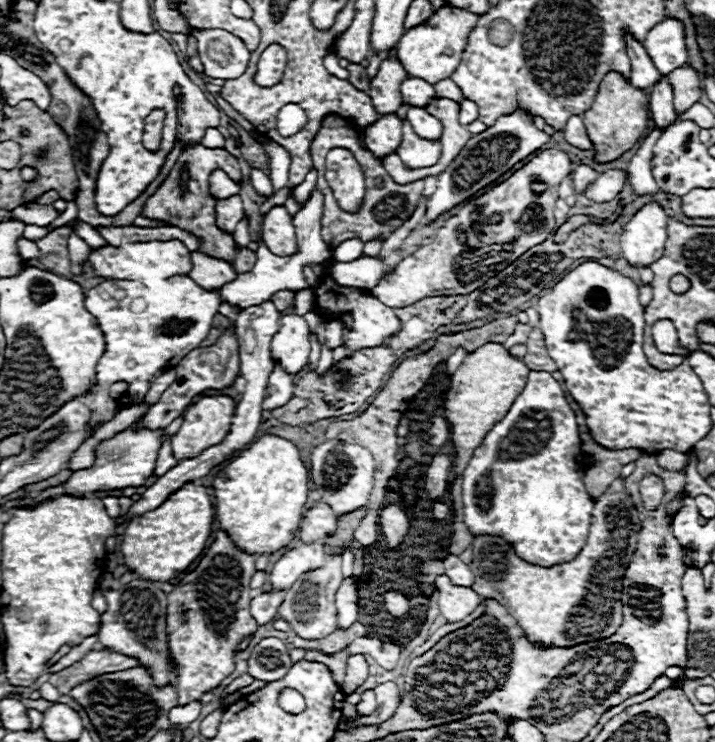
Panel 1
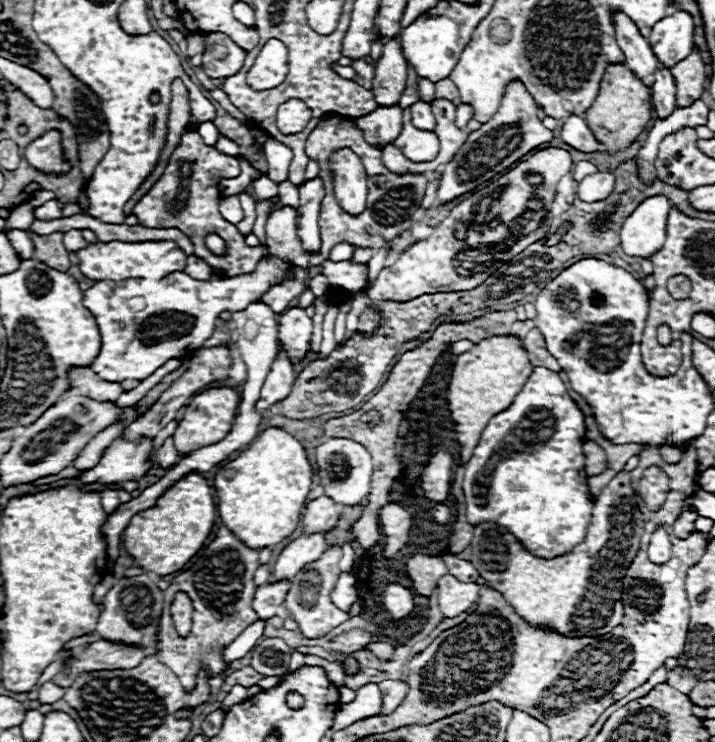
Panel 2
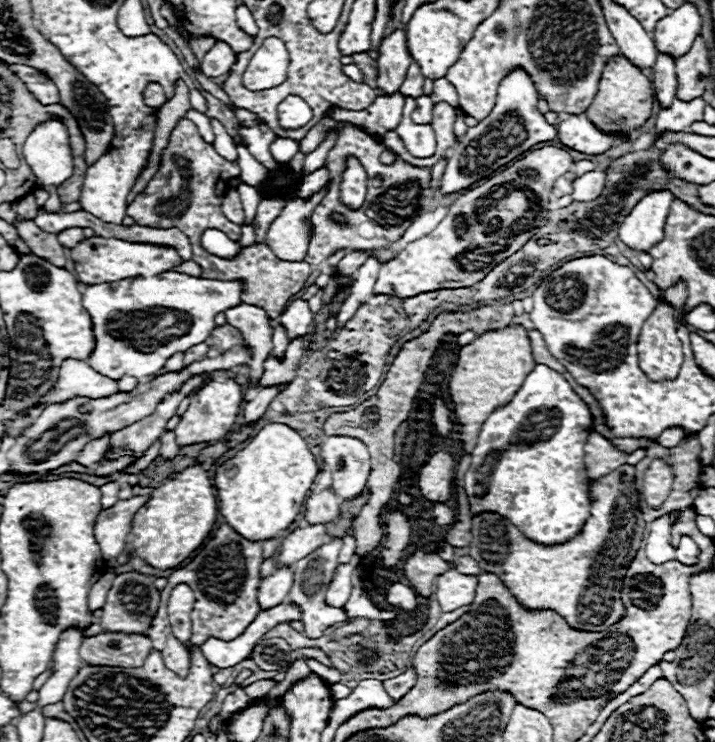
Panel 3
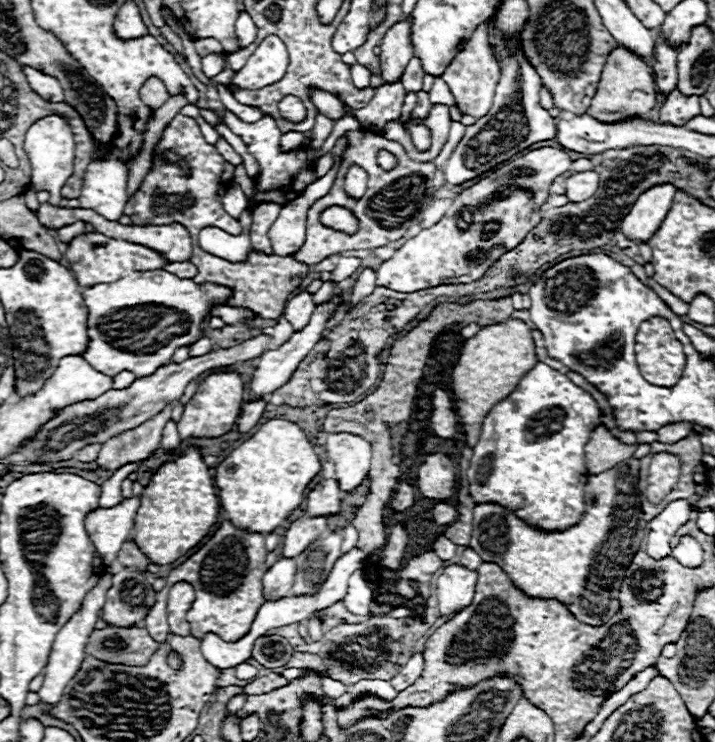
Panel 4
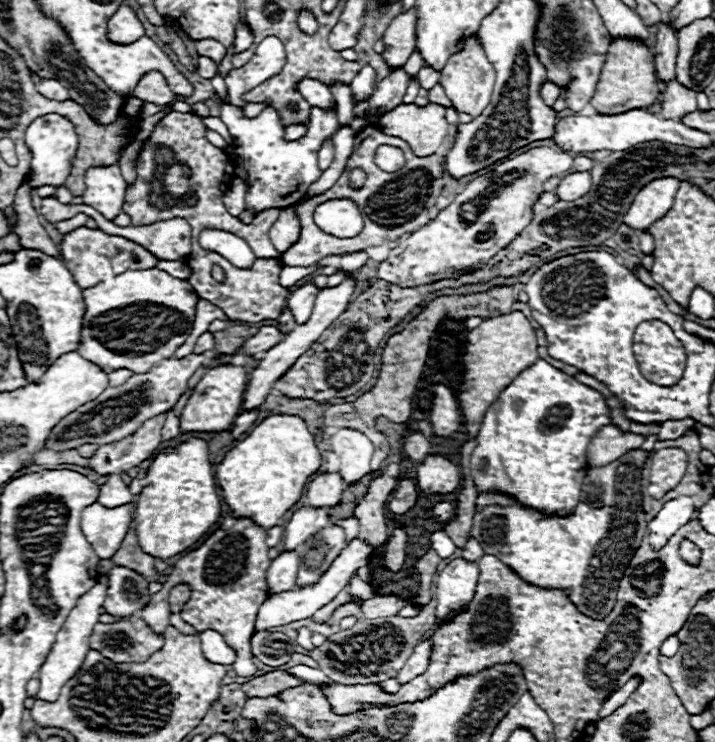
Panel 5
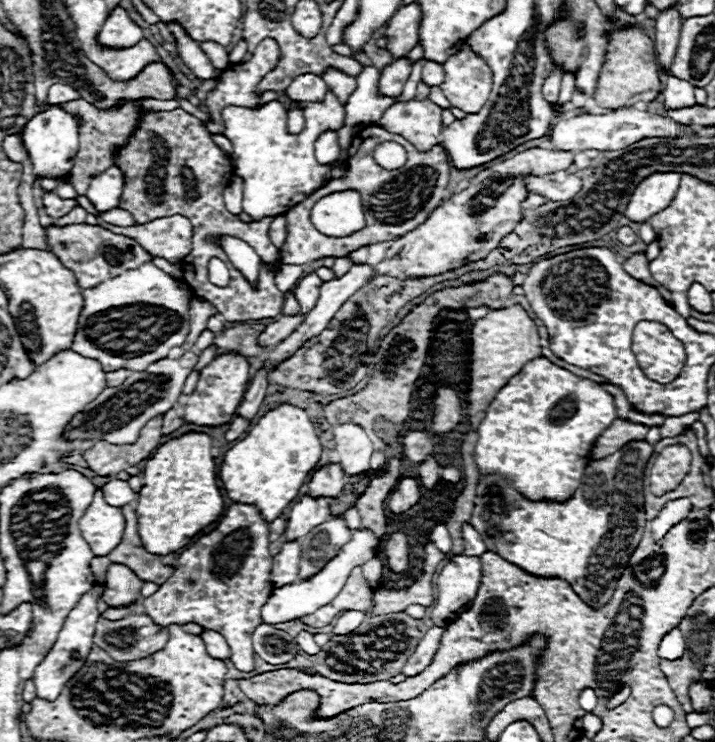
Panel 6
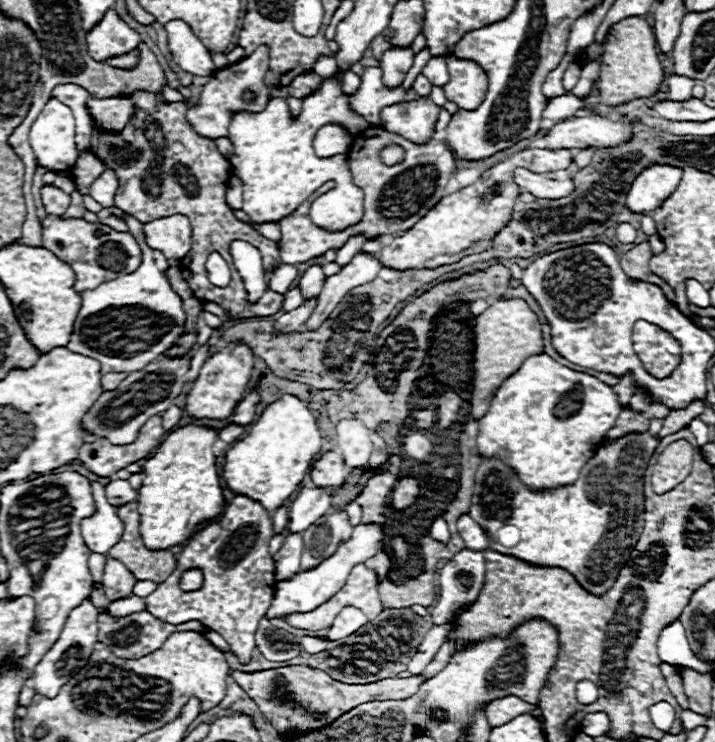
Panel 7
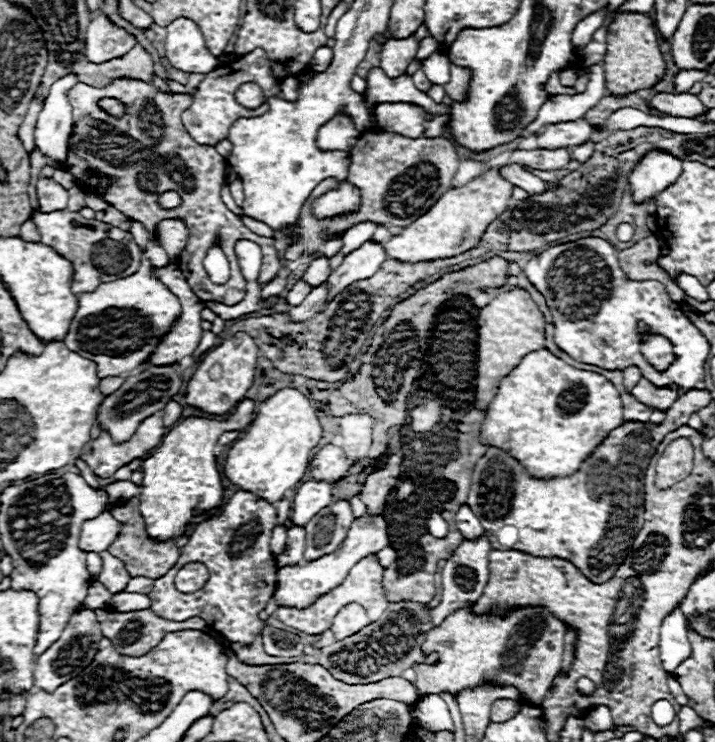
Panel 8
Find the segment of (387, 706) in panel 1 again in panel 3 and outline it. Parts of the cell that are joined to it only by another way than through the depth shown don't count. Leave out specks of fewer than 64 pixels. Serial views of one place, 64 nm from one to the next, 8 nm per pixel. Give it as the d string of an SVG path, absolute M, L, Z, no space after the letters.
M414 668L406 670L404 674L400 674L400 676L396 676L396 678L386 680L386 682L382 682L382 684L384 684L386 692L390 694L390 698L392 698L394 702L398 702L398 698L402 698L402 696L406 694L406 690L410 690L412 684L414 684Z

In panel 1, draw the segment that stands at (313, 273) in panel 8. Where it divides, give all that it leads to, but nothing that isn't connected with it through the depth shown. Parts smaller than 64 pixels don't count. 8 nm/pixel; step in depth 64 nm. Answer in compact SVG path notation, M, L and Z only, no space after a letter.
M288 314L280 318L280 330L272 342L272 358L288 374L298 374L308 362L310 340L308 324L298 314Z

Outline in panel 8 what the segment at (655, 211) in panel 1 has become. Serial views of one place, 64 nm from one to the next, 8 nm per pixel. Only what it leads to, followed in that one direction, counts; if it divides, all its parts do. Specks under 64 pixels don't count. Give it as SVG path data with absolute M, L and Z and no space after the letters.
M658 150L648 152L630 174L634 202L644 204L654 200L662 190L666 190L666 186L672 186L678 180L678 174L682 174L680 160L660 154Z

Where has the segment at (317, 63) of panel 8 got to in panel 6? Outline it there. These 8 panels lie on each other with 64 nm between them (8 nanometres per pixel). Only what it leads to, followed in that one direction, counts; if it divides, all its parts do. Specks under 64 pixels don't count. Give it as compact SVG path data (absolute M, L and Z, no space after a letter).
M328 70L328 72L324 74L324 82L326 82L328 88L338 96L338 100L346 106L350 94L352 94L354 88L356 88L356 80L350 78L350 76L346 76L346 74L342 74L342 72L338 72L338 70Z

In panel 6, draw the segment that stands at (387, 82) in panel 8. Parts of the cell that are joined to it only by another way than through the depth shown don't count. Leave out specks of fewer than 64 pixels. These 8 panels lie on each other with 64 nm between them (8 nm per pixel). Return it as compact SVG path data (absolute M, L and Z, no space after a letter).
M364 66L362 72L356 76L356 90L346 104L346 122L338 130L338 140L342 144L338 164L344 162L348 156L348 148L354 138L354 124L360 121L377 124L385 110L394 104L392 98L378 98L378 80L380 72L374 66Z

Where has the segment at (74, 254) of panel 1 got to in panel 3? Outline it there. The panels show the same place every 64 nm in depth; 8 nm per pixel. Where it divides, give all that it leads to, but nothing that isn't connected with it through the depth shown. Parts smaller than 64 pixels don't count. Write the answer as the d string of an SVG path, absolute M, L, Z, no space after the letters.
M68 228L68 230L60 232L58 238L60 238L62 246L66 246L66 248L74 248L78 242L84 240L84 234L82 234L82 228Z

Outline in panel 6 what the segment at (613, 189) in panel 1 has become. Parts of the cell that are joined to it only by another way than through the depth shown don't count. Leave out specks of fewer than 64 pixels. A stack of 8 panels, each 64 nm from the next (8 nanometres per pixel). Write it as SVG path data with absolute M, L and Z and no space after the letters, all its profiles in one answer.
M570 174L564 182L552 182L542 176L542 178L528 178L526 186L530 192L536 192L546 196L548 200L560 202L560 200L574 198L582 190L582 178L576 174Z

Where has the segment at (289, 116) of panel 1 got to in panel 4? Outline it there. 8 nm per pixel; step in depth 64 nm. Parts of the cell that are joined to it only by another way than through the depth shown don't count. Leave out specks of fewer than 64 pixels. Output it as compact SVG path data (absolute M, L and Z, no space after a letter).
M286 96L278 104L278 110L280 110L280 116L290 122L302 122L306 118L306 108L304 108L302 100L296 96Z

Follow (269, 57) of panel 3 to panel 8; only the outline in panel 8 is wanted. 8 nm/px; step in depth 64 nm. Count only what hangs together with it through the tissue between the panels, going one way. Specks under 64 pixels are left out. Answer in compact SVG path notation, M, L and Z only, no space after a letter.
M256 48L254 52L244 54L234 62L226 62L226 64L218 66L216 70L212 70L210 74L206 74L206 78L200 82L200 86L198 86L198 90L194 94L192 106L182 114L182 122L184 122L186 130L190 130L190 134L194 134L196 142L214 146L214 144L218 144L220 140L224 140L228 136L228 128L238 118L242 118L242 116L250 118L250 116L264 114L268 110L268 102L262 102L258 108L250 110L250 108L240 106L236 102L234 94L242 84L254 82L254 84L258 84L262 88L264 100L270 98L270 96L278 96L280 94L280 82L276 78L272 78L270 72L272 72L272 66L270 66L270 60L268 60L266 52L262 48Z

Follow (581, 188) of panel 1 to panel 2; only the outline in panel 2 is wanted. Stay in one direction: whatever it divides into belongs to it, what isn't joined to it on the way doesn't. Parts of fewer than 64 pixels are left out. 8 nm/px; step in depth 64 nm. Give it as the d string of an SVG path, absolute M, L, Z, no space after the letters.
M584 160L584 162L576 162L576 164L574 164L574 168L572 168L572 178L574 178L576 182L580 182L584 176L588 176L588 174L596 174L596 172L598 172L596 166Z

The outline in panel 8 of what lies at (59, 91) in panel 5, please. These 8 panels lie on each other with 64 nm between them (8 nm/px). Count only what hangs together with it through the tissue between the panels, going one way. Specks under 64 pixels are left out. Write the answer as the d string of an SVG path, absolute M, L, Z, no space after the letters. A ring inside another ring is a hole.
M120 80L102 90L86 84L76 84L68 92L68 102L72 106L74 132L70 136L70 154L64 166L74 176L76 182L82 180L88 164L100 170L100 174L108 174L112 186L106 194L106 202L112 204L130 220L144 224L148 232L152 232L156 222L160 222L162 218L184 218L190 230L190 238L188 246L178 258L178 268L182 270L184 276L188 276L186 280L192 290L204 290L204 292L194 292L198 294L200 300L204 302L212 300L226 306L234 306L244 300L246 280L236 264L234 256L236 240L252 240L262 248L264 258L260 268L260 282L268 282L278 274L282 262L278 260L274 238L264 238L250 232L242 224L242 220L236 214L232 214L222 202L220 190L222 184L226 182L226 168L228 168L226 158L220 156L214 146L198 144L182 124L180 116L192 104L190 94L168 96L160 92L156 86L136 80ZM104 96L122 100L126 104L126 116L116 120L106 112L102 112L96 102ZM154 188L176 190L182 198L182 204L172 210L160 208L158 204L160 194L154 192ZM216 238L222 242L222 248L226 248L226 256L230 260L232 276L228 280L228 288L212 284L202 266L202 260L208 248L214 246Z

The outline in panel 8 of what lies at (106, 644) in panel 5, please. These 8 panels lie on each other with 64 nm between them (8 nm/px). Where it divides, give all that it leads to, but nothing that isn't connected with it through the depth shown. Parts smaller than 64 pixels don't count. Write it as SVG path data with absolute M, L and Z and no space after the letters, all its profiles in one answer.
M96 610L98 614L98 622L102 626L102 636L108 638L112 642L112 646L118 650L118 654L126 654L126 656L142 656L148 650L152 650L154 646L158 646L158 642L174 630L202 630L208 632L210 628L206 626L206 622L202 622L202 618L188 618L184 622L170 622L164 620L160 616L156 616L152 610L134 610L134 612L112 612L112 610Z

